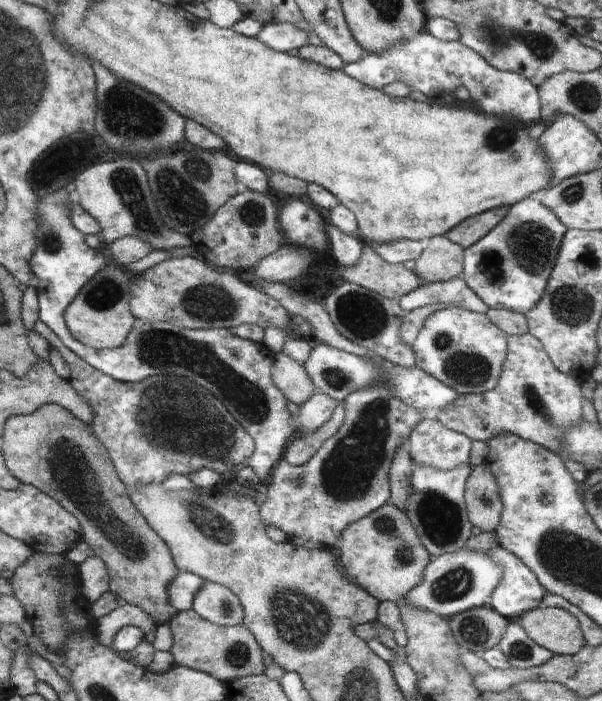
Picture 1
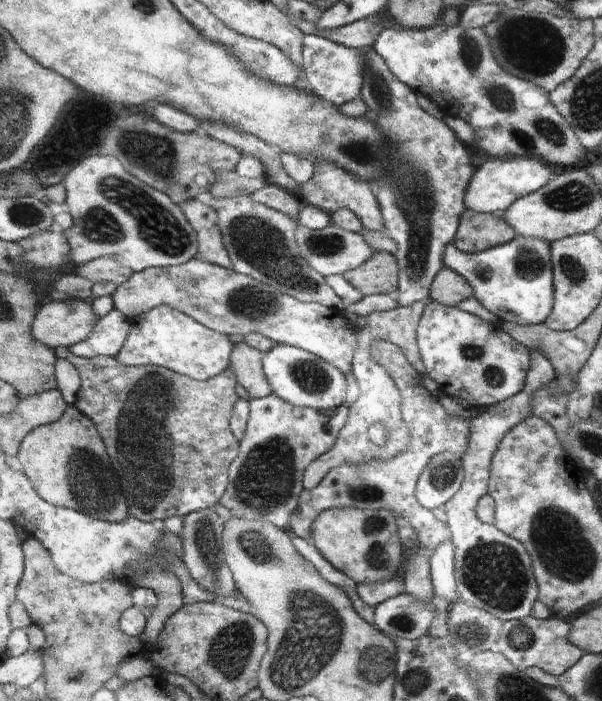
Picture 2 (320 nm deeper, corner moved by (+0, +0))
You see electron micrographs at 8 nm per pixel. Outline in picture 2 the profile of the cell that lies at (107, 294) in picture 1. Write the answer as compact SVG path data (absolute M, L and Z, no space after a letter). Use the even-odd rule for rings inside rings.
M74 297L63 301L48 299L40 307L32 326L32 334L36 340L53 350L69 349L87 340L98 319L90 300Z

